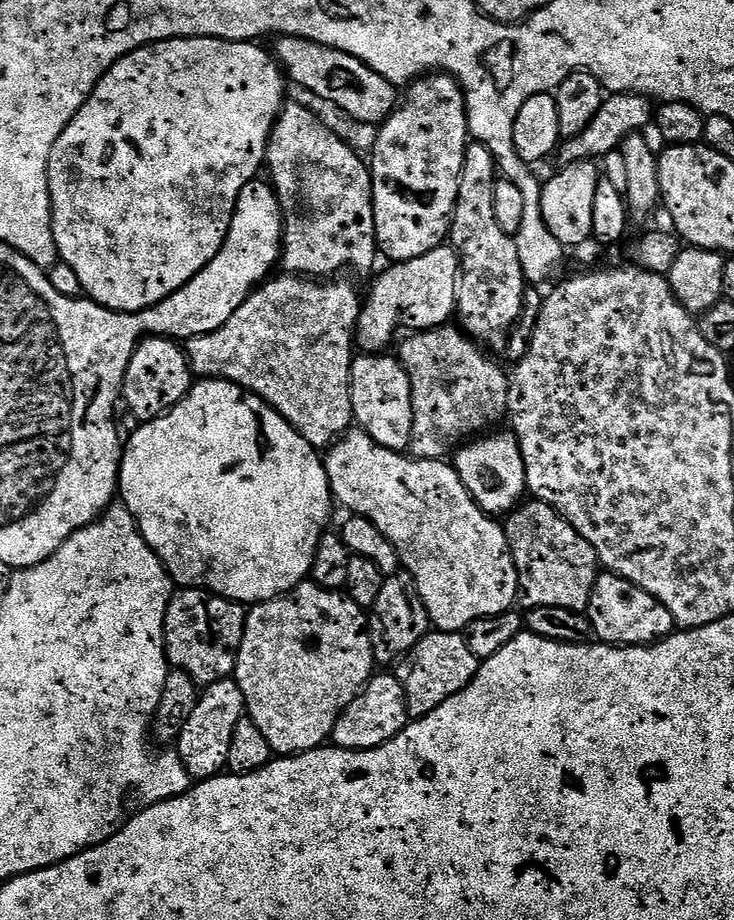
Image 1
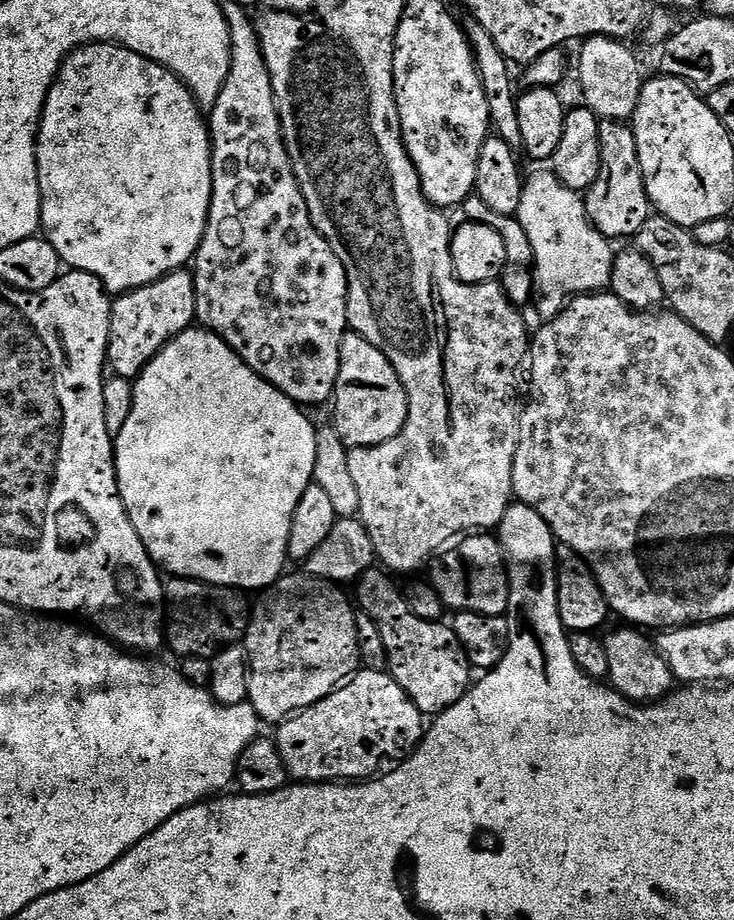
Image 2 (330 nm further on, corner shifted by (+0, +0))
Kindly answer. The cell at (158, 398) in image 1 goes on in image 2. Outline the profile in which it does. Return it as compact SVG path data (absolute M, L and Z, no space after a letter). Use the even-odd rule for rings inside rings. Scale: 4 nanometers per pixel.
M188 270L171 272L158 282L115 297L112 306L112 343L108 345L111 371L135 381L167 344L197 323L196 281Z

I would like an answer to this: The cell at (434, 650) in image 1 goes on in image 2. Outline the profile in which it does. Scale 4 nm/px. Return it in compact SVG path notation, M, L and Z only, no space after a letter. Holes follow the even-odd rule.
M373 570L361 576L360 604L363 615L374 621L388 651L390 674L406 690L425 717L435 718L465 696L474 683L474 669L458 642L456 632L444 622L426 622L412 612L407 595L396 589L393 577L384 570Z

